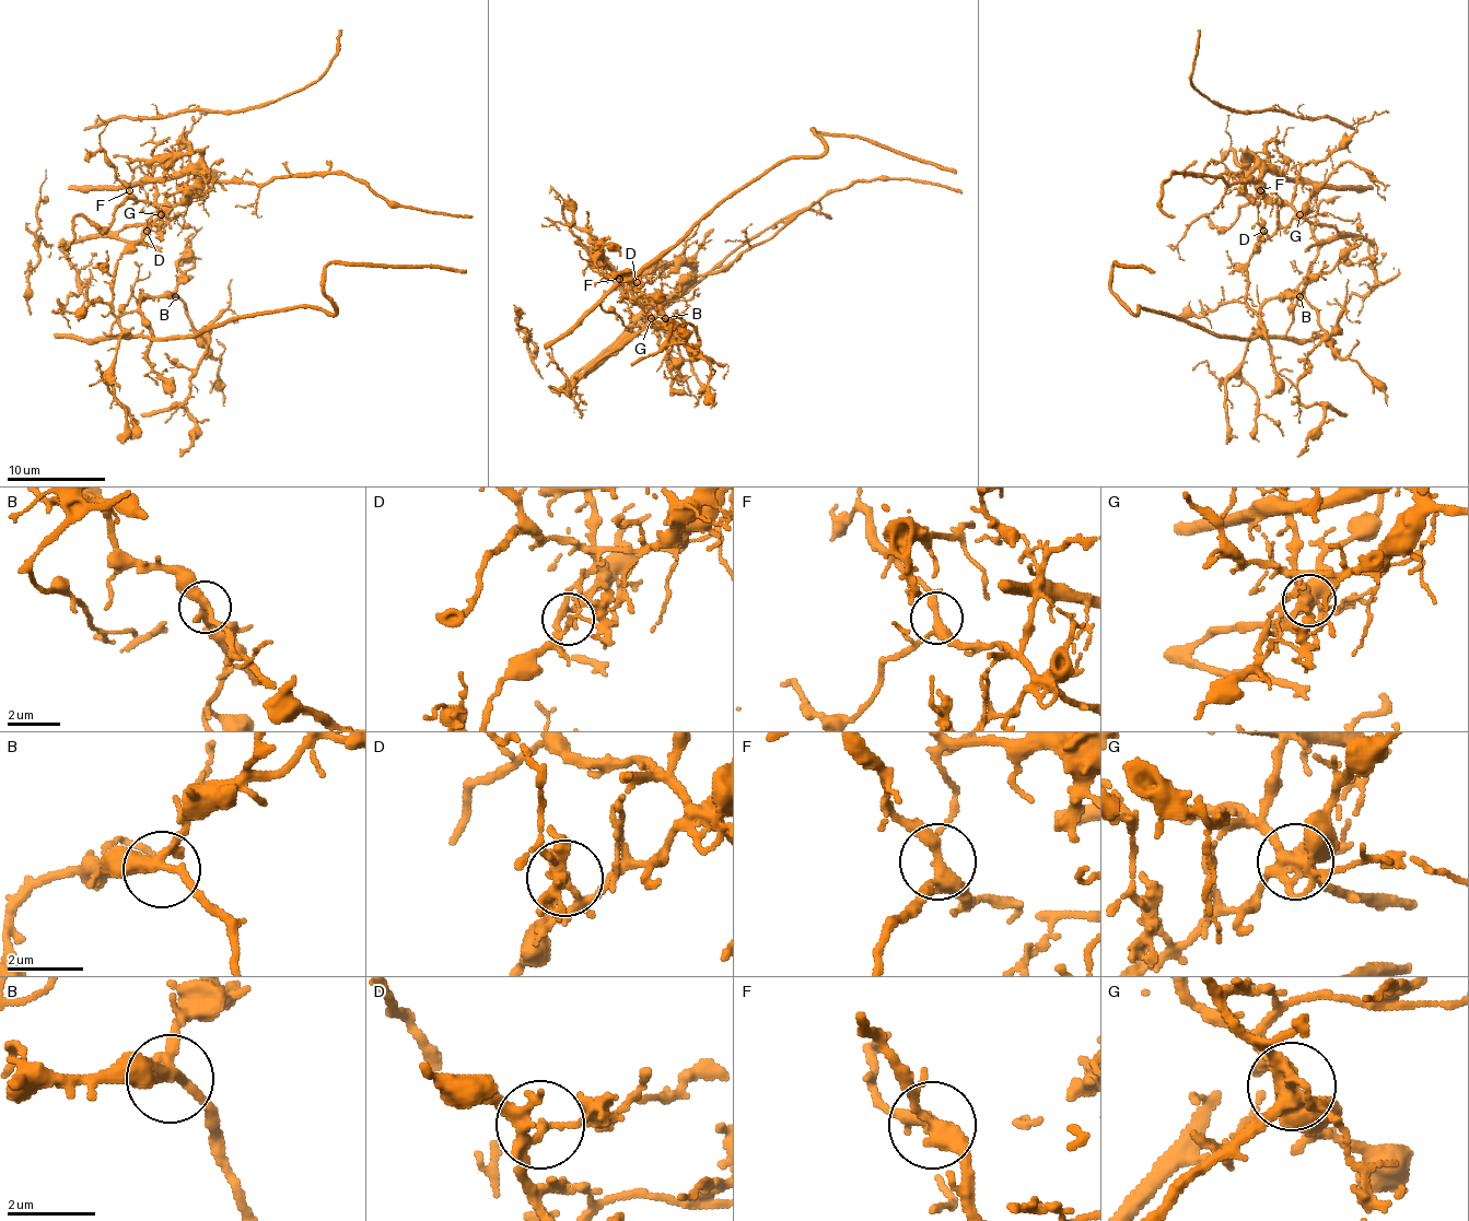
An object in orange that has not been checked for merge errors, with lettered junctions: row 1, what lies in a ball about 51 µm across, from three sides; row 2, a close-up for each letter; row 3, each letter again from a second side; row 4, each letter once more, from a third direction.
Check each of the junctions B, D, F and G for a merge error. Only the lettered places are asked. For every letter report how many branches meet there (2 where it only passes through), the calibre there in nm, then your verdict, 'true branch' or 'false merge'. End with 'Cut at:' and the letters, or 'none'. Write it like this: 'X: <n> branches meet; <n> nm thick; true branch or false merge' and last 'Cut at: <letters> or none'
B: 3 branches meet; 280 nm thick; true branch
D: 4 branches meet; 120 nm thick; false merge
F: 3 branches meet; 300 nm thick; true branch
G: 5 branches meet; 440 nm thick; false merge
Cut at: D, G

